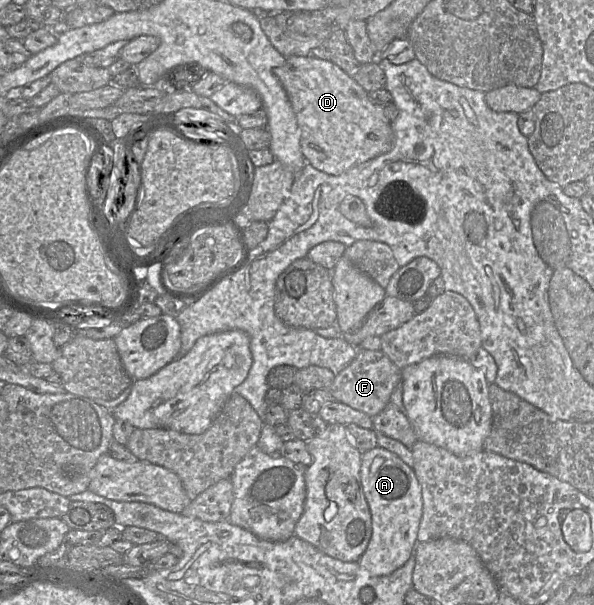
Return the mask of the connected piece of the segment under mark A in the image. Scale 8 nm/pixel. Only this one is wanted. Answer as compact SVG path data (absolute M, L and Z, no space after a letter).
M379 446L361 454L360 480L371 513L372 535L358 564L373 576L387 576L405 564L413 547L418 544L417 533L422 517L421 488L413 469L396 454Z

